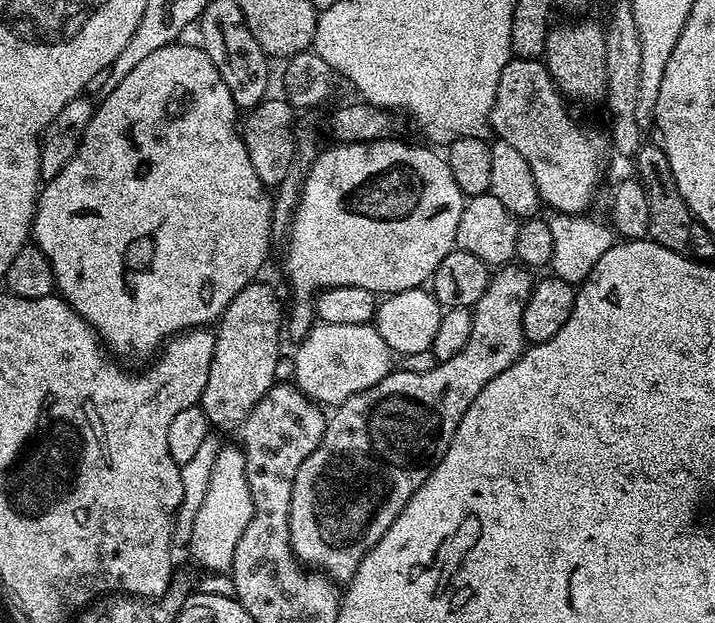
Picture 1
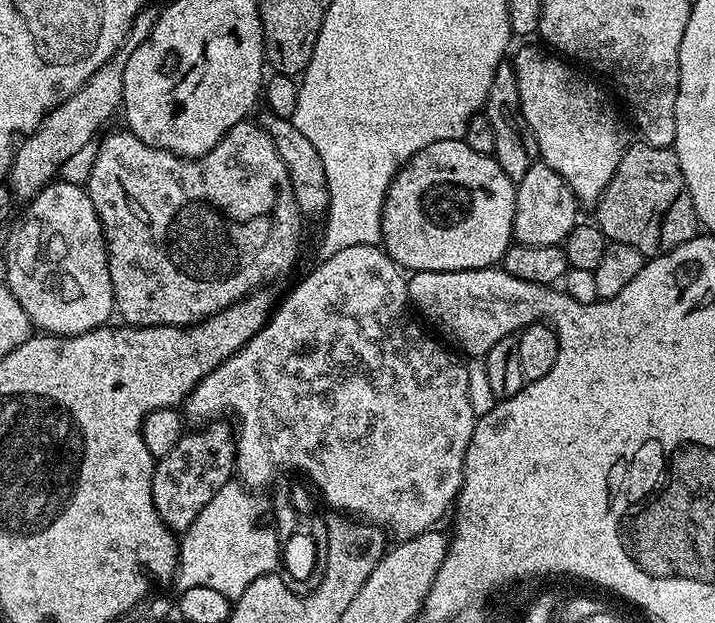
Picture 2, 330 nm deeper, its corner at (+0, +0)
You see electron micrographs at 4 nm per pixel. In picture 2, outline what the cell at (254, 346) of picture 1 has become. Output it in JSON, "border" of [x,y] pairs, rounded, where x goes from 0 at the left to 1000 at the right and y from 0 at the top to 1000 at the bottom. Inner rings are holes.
{"border":[[[292,677],[273,690],[259,692],[249,716],[243,716],[243,722],[238,722],[238,729],[222,734],[217,740],[218,753],[213,762],[215,812],[221,819],[227,838],[232,838],[232,844],[248,857],[256,857],[271,838],[271,831],[277,831],[277,825],[283,825],[283,812],[288,812],[288,806],[294,806],[294,799],[299,799],[299,793],[305,793],[305,787],[310,787],[310,780],[316,780],[320,770],[326,769],[330,750],[327,687],[323,679],[313,679],[319,677]]]}

